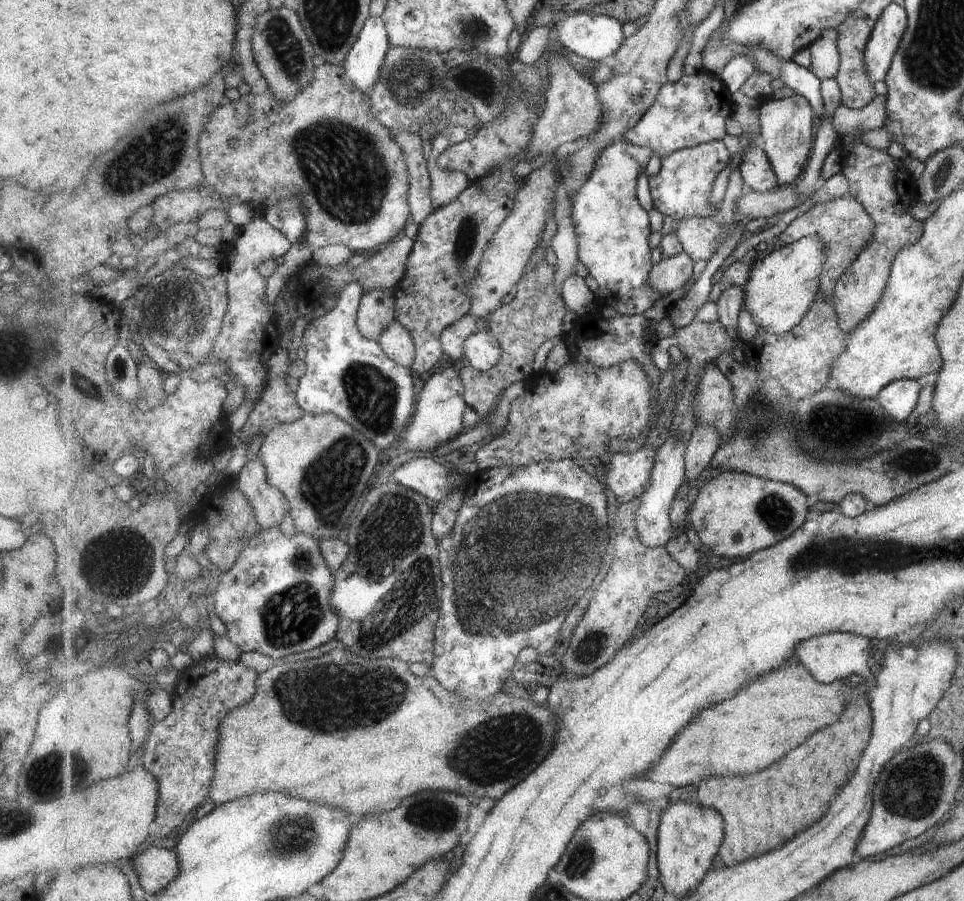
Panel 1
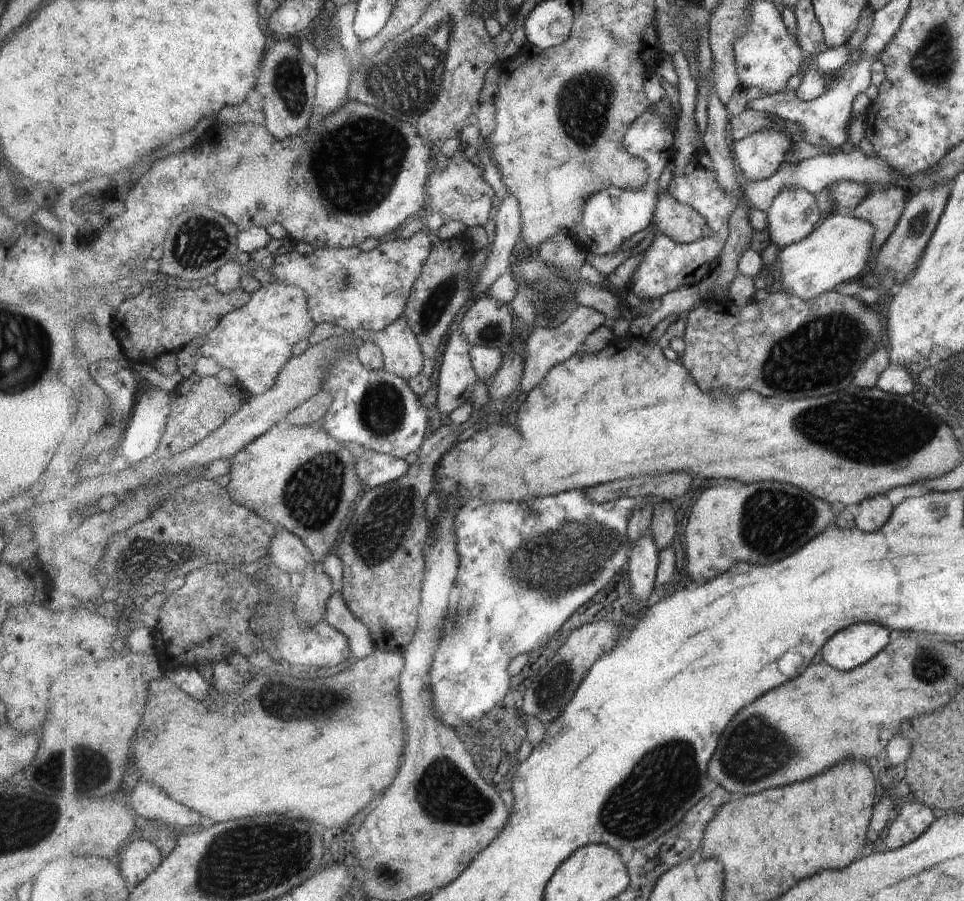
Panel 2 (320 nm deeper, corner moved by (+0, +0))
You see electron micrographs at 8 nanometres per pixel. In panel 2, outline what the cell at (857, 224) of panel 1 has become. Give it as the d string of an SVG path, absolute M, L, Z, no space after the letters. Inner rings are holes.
M888 185L881 190L873 190L858 206L853 208L853 218L865 220L873 227L873 244L877 250L895 230L906 203L903 190Z

